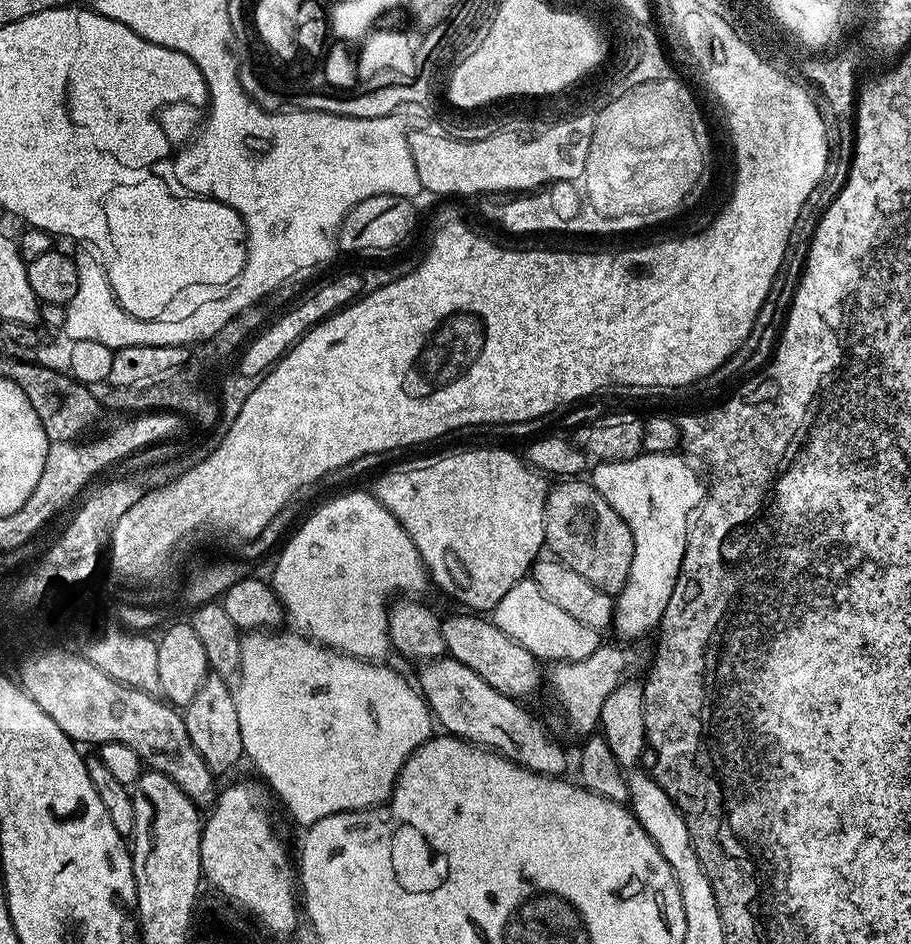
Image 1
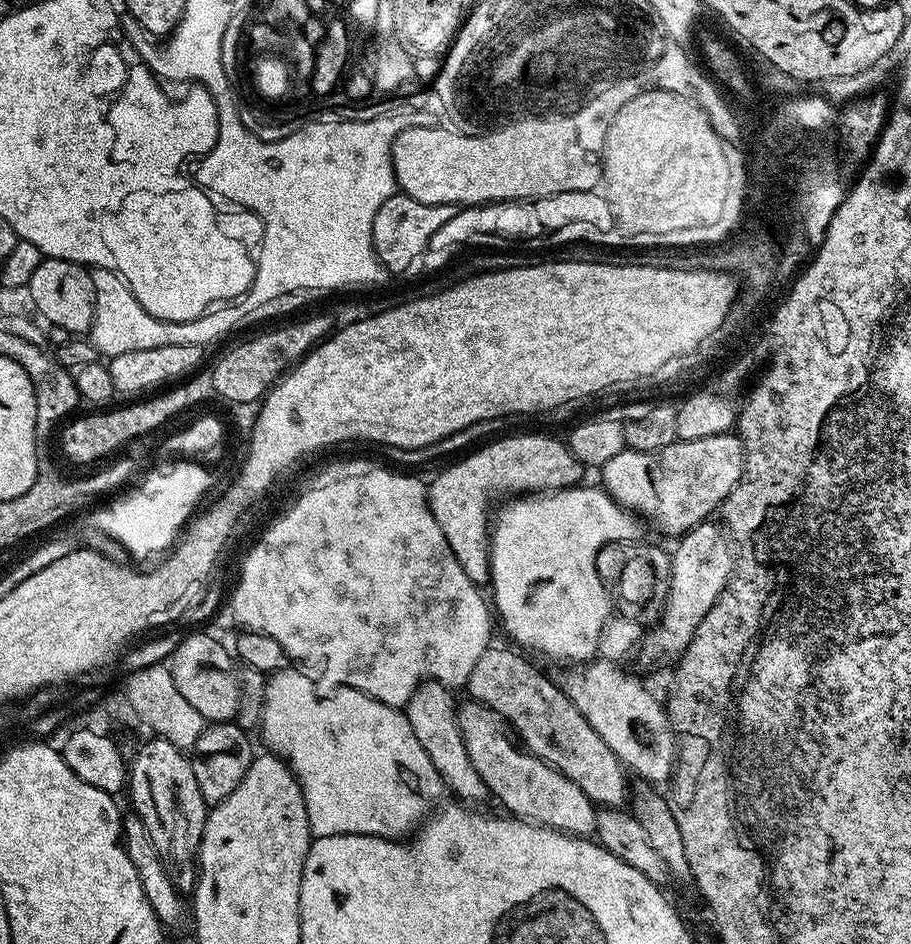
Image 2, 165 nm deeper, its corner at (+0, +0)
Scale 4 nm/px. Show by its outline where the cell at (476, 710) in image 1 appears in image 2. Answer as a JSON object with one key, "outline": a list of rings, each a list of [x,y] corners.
{"outline":[[[461,703],[458,708],[462,742],[466,742],[466,754],[470,754],[474,770],[478,770],[482,782],[486,782],[489,793],[500,799],[501,806],[505,808],[503,811],[533,824],[553,828],[555,832],[591,837],[596,830],[597,805],[586,798],[586,794],[582,794],[582,790],[570,782],[570,778],[552,768],[545,760],[539,760],[531,752],[517,746],[497,712],[484,704],[467,703]]]}

